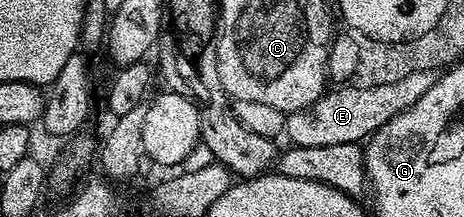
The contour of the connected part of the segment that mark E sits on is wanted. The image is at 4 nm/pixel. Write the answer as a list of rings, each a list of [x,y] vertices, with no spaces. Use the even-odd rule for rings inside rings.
[[[438,69],[424,70],[407,75],[396,83],[387,83],[386,86],[360,86],[357,83],[348,83],[343,87],[332,87],[336,89],[329,88],[317,101],[310,103],[310,107],[285,116],[283,140],[288,140],[289,146],[297,145],[298,147],[334,147],[338,143],[363,142],[380,130],[390,119],[394,119],[394,115],[414,107],[414,103],[418,103],[418,99],[422,99],[422,95],[426,95],[426,91],[434,87],[434,83],[438,83],[441,75],[441,70]]]

